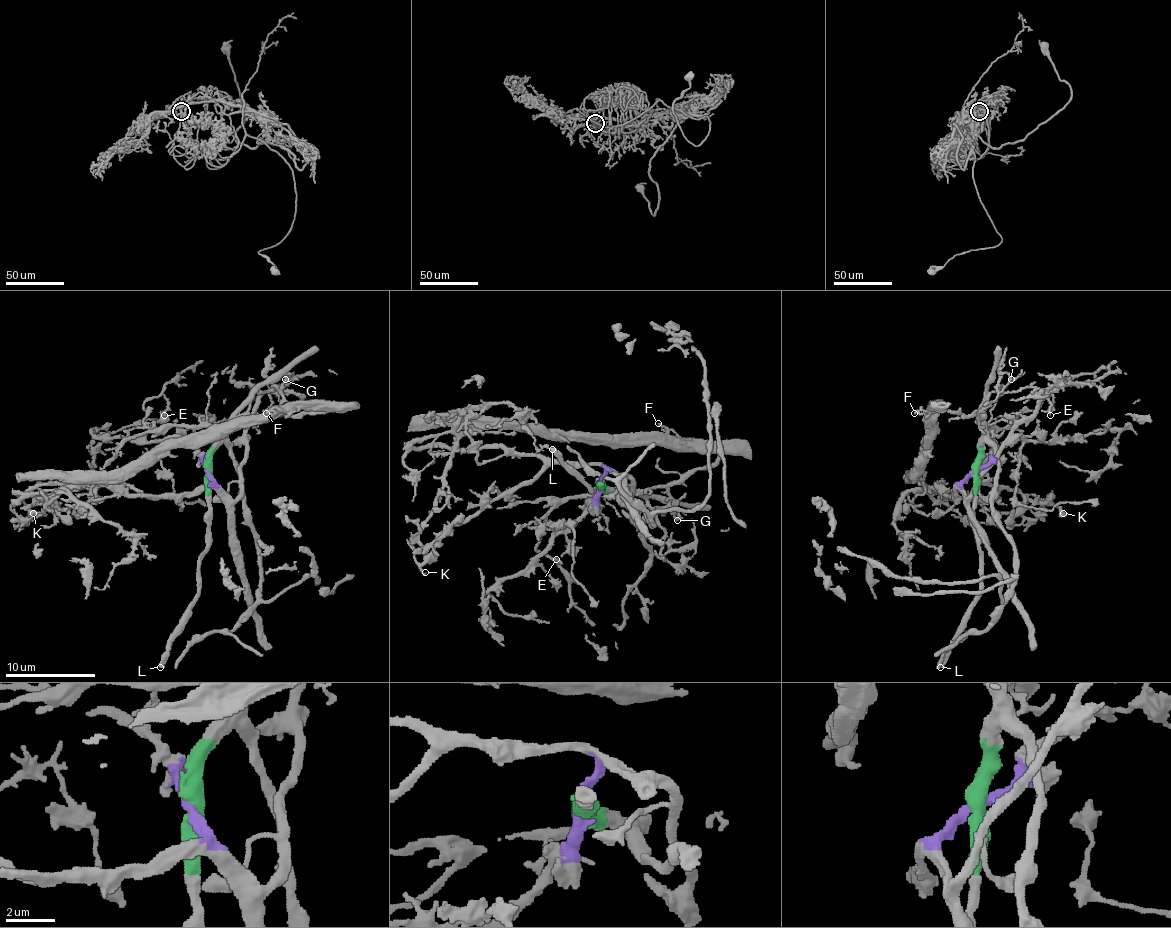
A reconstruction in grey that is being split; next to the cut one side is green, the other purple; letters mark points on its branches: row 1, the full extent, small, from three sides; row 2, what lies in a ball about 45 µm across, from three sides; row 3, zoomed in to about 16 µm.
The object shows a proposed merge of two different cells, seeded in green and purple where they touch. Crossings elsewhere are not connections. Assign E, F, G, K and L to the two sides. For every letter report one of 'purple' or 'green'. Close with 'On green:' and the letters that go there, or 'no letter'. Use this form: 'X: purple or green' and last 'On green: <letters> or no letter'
E: green
F: green
G: green
K: purple
L: green
On green: E, F, G, L

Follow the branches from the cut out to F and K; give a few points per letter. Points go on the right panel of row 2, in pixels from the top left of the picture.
F: (975, 470), (982, 434), (975, 414), (962, 416), (944, 409), (919, 409), (915, 414)
K: (975, 470), (955, 488), (955, 497), (966, 497), (980, 483), (1004, 485), (1063, 512)

